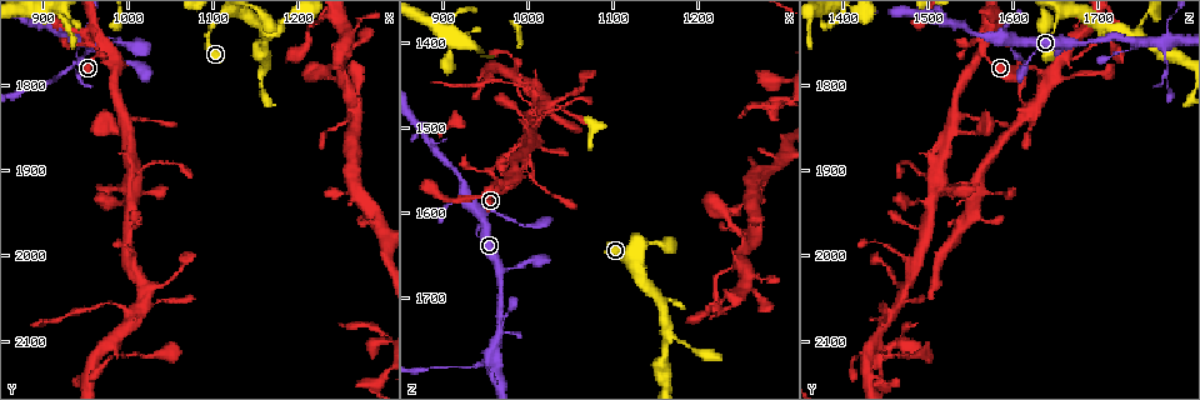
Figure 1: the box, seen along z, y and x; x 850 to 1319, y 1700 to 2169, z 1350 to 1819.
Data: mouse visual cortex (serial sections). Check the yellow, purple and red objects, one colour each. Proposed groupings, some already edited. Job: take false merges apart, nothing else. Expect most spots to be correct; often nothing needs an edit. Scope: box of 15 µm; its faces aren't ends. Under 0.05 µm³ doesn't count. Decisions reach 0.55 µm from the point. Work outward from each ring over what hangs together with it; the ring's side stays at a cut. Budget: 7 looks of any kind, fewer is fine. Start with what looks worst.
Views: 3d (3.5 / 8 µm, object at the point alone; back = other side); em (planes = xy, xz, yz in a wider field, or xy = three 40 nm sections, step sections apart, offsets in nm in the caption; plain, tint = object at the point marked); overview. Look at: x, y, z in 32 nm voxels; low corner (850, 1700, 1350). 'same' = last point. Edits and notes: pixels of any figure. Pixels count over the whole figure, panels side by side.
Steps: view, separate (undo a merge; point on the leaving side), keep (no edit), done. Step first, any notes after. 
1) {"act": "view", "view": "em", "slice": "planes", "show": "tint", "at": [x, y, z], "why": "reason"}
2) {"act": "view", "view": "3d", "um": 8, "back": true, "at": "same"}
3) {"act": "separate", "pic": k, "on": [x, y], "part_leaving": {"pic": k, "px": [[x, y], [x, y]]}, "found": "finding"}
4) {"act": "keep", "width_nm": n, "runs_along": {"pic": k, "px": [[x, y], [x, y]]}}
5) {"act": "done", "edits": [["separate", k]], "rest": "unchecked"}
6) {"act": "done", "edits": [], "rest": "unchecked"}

{"act": "view", "view": "3d", "um": 3.5, "at": [975, 1765, 1565], "why": "four-way junction"}

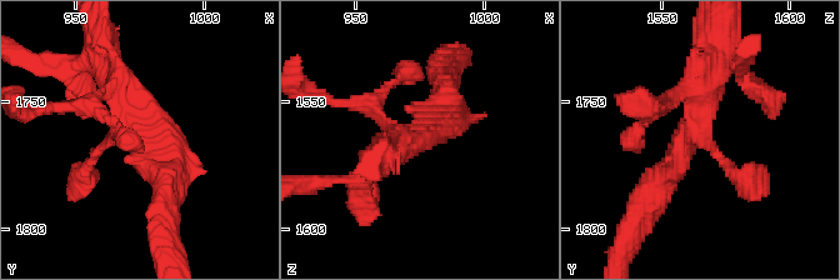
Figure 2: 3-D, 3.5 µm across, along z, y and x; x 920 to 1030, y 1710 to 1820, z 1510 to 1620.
{"act": "view", "view": "em", "slice": "xy", "step": 3, "show": "tint", "at": [976, 1765, 1560], "arms": 4, "arm_widths_nm": [150, 200, 300, 350], "why": "shape alone is not enough"}

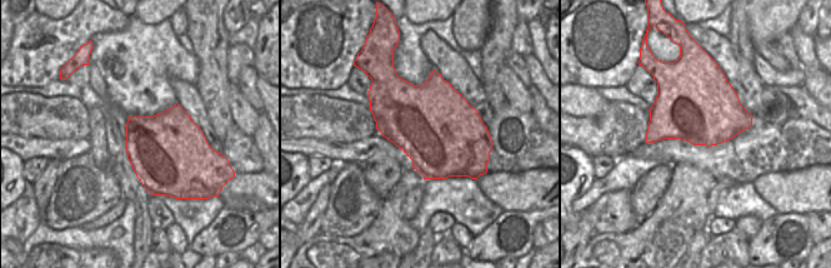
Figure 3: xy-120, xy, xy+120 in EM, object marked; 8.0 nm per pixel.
{"act": "keep", "found": "all the same cell"}

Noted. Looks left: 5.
{"act": "view", "view": "3d", "um": 3.5, "at": [985, 2055, 1445], "why": "calibre changes"}

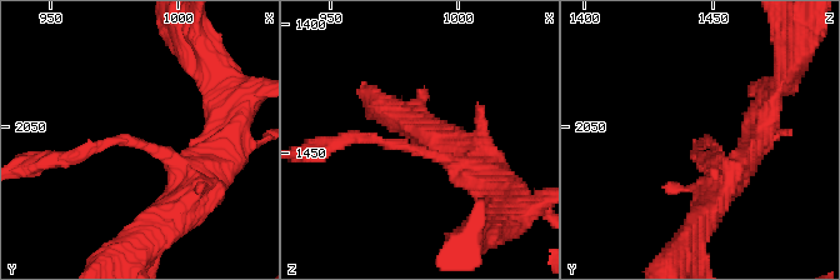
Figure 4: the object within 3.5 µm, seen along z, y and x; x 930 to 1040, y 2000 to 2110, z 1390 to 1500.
{"act": "view", "view": "em", "slice": "planes", "show": "tint", "at": [985, 2057, 1449], "arm_widths_nm": [150, 400]}

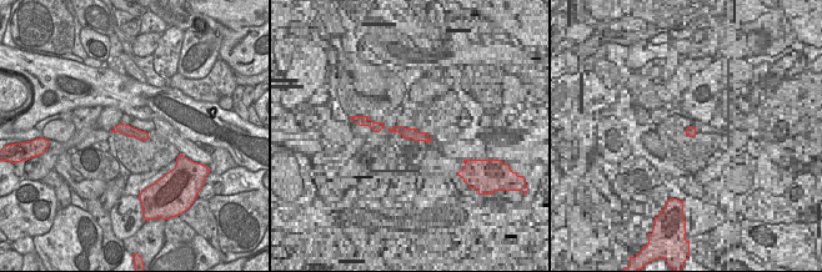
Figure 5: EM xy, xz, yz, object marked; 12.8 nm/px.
{"act": "keep", "runs_along": {"pic": 4, "px": [[483, 173], [403, 144], [345, 138]]}, "found": "all the same cell"}

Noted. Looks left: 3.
{"act": "view", "view": "3d", "um": 8, "at": [955, 1755, 1775], "why": "sharp bend"}

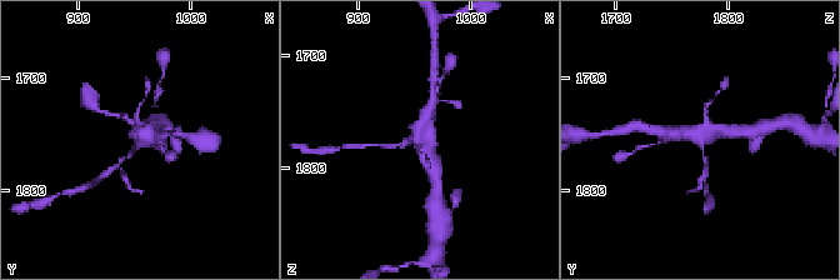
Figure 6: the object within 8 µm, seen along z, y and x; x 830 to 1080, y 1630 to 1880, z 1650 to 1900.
{"act": "view", "view": "3d", "um": 3.5, "at": [956, 1754, 1776], "why": "zoom in"}

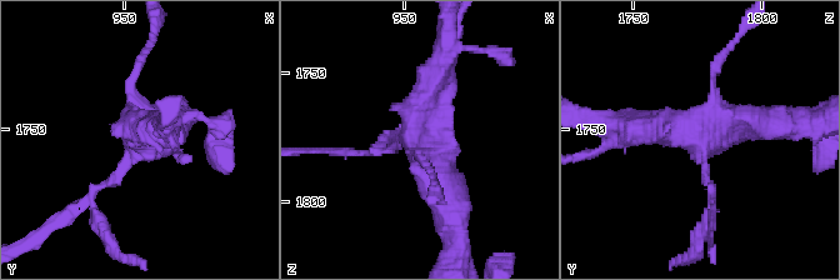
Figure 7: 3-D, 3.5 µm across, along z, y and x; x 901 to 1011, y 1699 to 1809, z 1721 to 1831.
{"act": "view", "view": "em", "slice": "xy", "step": 5, "show": "tint", "at": [956, 1755, 1775], "arms": 4, "arm_widths_nm": [100, 100, 350, 350]}

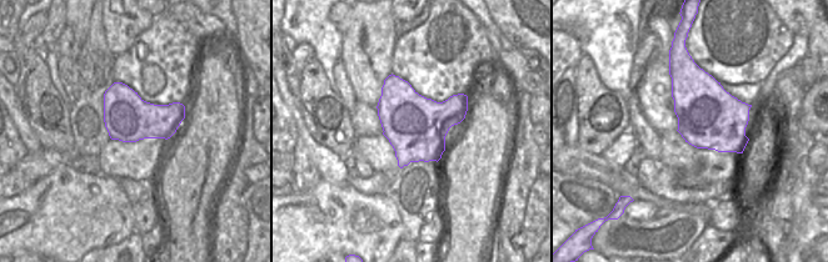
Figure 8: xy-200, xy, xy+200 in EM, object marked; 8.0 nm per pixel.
{"act": "keep", "width_nm": 500, "runs_along": {"pic": 7, "px": [[441, 65], [419, 139], [450, 209]]}, "found": "all the same cell"}

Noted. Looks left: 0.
{"act": "done", "edits": [], "rest": "unchecked"}

